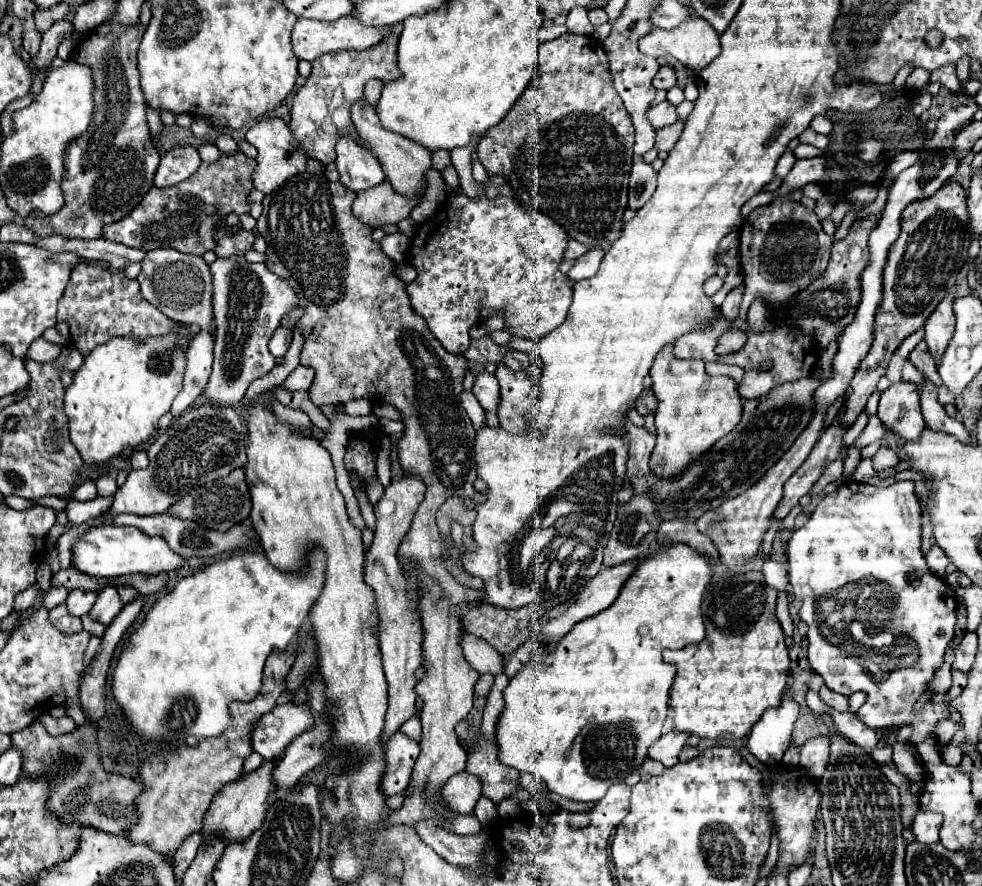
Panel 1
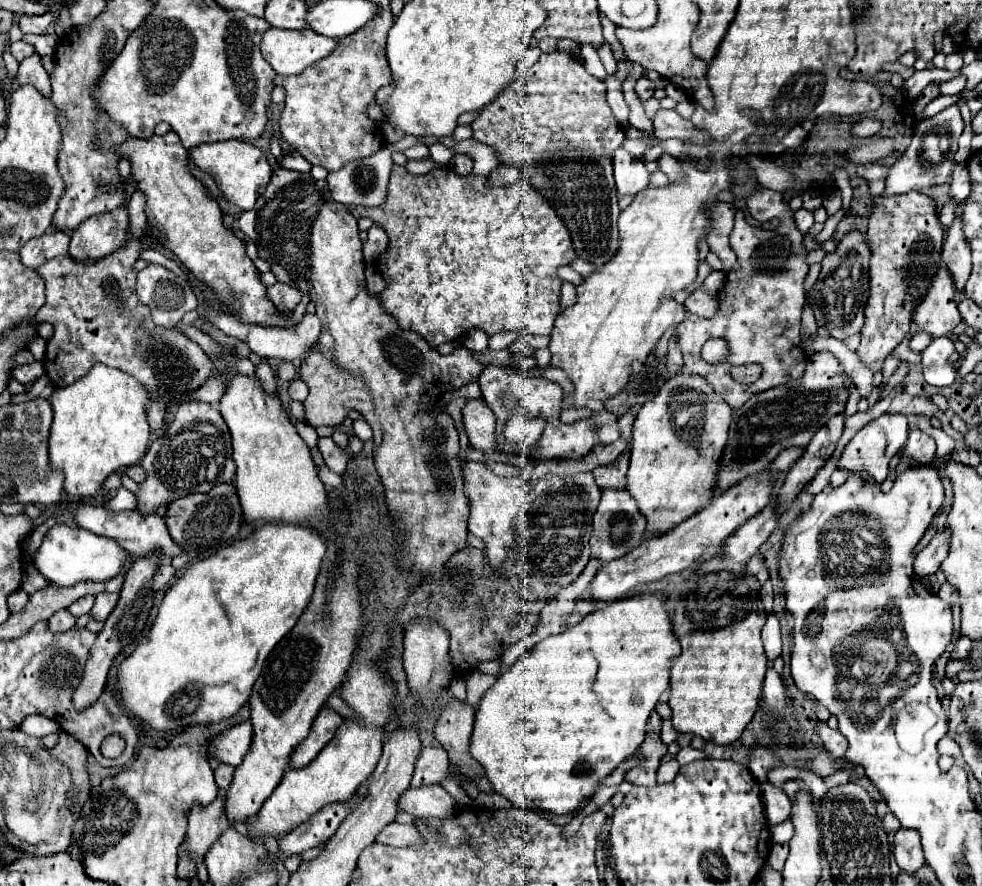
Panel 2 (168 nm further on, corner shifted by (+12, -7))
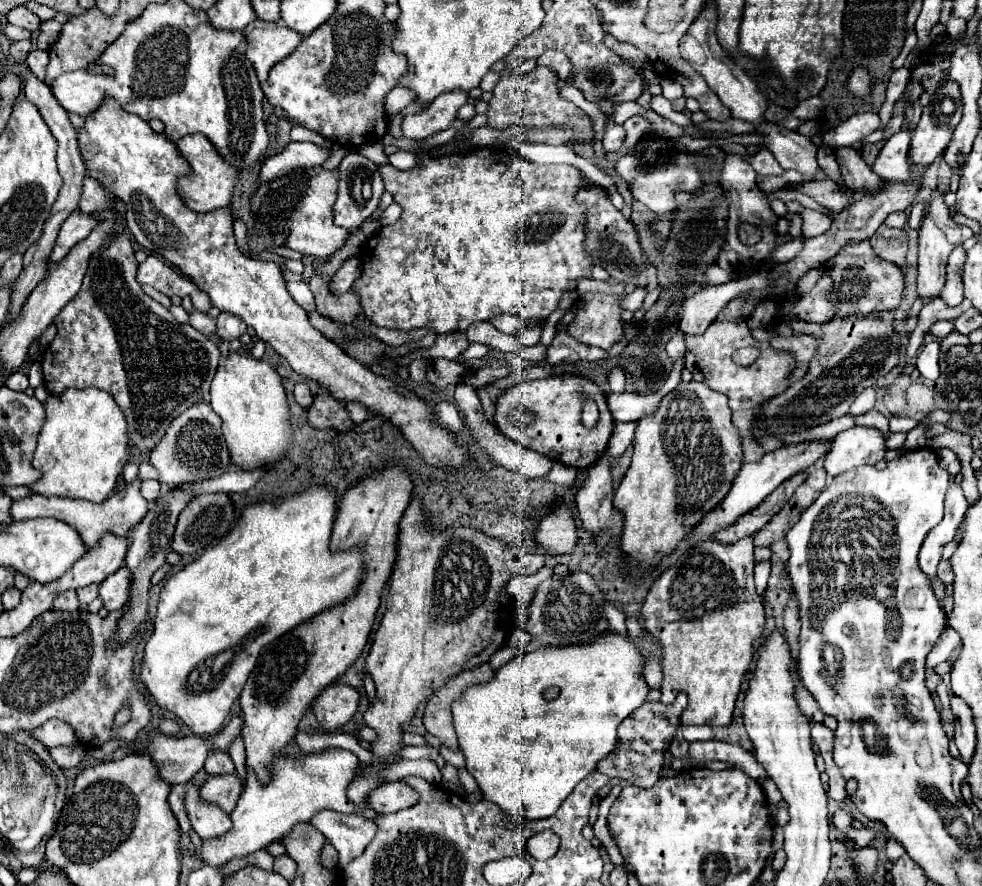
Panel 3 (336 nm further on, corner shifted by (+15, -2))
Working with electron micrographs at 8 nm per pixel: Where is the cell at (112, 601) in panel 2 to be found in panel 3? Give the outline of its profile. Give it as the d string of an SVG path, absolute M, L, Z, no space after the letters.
M126 566L108 576L108 580L100 584L100 598L104 600L104 608L110 612L122 610L130 598L130 584L132 584L132 572Z

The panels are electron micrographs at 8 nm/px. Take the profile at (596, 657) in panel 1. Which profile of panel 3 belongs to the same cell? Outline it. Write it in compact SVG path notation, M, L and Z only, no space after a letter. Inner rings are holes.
M606 632L584 646L544 648L518 654L496 670L490 682L468 686L452 704L452 720L458 734L458 746L466 758L466 770L476 778L486 800L494 802L506 818L516 824L552 816L568 798L574 786L594 772L596 764L616 746L616 728L620 722L646 702L648 686L640 676L644 664L638 644L660 656L660 644L648 634L640 640ZM546 688L558 688L554 700L544 700Z

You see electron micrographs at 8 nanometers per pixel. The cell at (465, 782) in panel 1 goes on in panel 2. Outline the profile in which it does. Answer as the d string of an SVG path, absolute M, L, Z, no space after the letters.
M425 785L407 789L399 799L399 809L417 817L447 819L457 813L457 801L441 785Z

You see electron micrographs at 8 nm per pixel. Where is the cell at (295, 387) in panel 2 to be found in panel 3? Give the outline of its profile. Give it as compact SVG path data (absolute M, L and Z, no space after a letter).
M298 382L298 384L296 384L296 388L294 388L294 398L296 398L296 402L298 402L302 408L310 408L310 404L312 404L312 392L310 392L310 388L308 388L304 382Z

